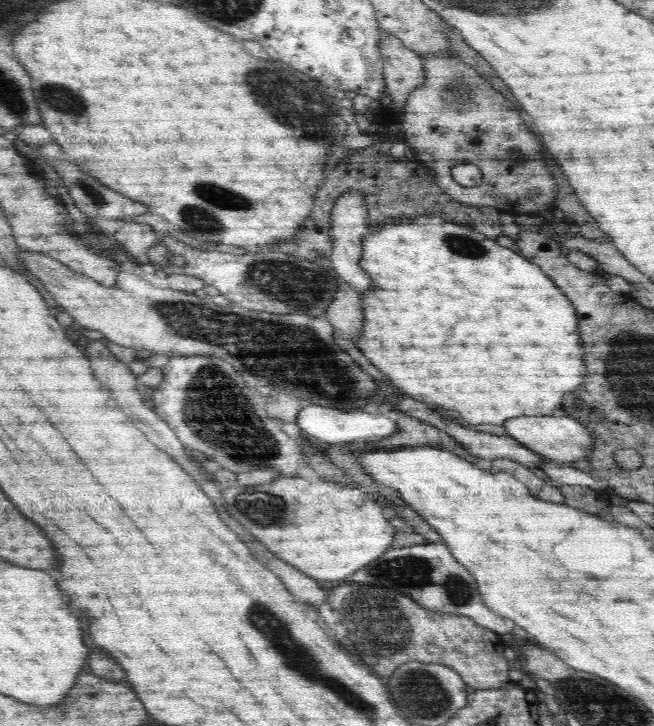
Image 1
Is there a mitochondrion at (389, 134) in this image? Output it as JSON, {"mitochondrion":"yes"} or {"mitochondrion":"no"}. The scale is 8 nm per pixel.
{"mitochondrion":"no"}

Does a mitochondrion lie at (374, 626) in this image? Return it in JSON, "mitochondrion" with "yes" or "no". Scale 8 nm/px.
{"mitochondrion":"yes"}

